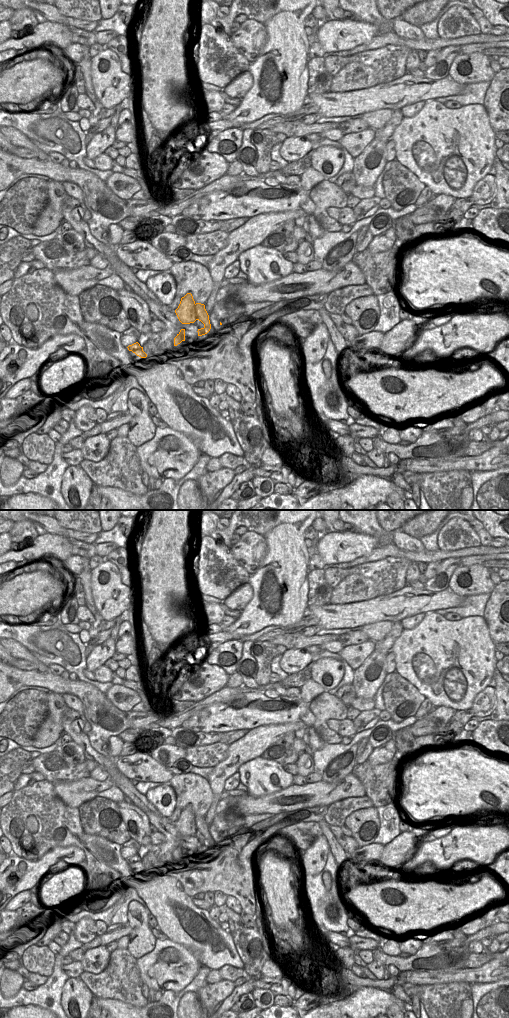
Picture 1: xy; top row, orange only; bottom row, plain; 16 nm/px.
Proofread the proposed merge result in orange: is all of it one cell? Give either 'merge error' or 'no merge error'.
merge error

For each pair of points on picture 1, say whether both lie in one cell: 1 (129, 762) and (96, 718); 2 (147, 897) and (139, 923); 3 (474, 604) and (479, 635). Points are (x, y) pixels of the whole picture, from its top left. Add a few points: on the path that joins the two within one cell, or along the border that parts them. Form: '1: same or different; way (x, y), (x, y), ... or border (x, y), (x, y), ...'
1: different; border (117, 758), (114, 761)
2: different; border (135, 900), (150, 913)
3: different; border (482, 616), (466, 616), (462, 618)

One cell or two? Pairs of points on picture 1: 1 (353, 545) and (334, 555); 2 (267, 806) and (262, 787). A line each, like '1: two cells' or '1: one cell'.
1: one cell
2: two cells

